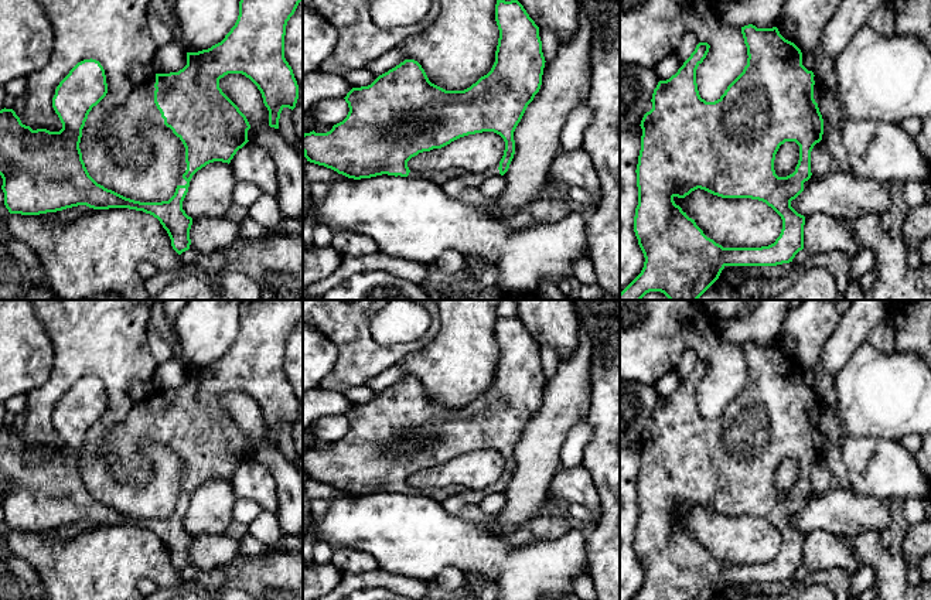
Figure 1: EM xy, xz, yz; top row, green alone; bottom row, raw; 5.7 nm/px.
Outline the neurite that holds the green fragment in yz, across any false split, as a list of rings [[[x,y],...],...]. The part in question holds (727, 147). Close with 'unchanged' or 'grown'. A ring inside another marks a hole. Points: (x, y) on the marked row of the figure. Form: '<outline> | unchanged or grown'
[[[753,24],[741,27],[747,47],[747,65],[715,102],[700,98],[696,83],[696,69],[706,58],[710,45],[699,42],[690,57],[675,75],[659,81],[652,93],[652,109],[641,120],[641,150],[637,164],[638,205],[634,217],[634,232],[644,253],[641,273],[620,293],[620,300],[641,300],[649,292],[661,292],[669,300],[698,300],[720,276],[726,266],[777,266],[790,263],[804,249],[805,217],[798,214],[791,201],[802,191],[811,178],[811,151],[822,140],[823,119],[818,108],[821,85],[812,71],[802,65],[802,52],[785,40],[777,27],[757,28]],[[785,142],[799,146],[799,160],[795,171],[778,177],[774,170],[775,154]],[[695,190],[705,190],[722,198],[751,198],[765,202],[782,219],[782,229],[774,243],[761,248],[723,248],[707,238],[673,198],[685,198]]] | grown

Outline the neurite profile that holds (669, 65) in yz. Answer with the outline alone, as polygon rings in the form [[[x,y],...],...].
[[[678,51],[659,61],[654,68],[658,81],[669,79],[672,75],[678,72],[678,69],[679,69]]]

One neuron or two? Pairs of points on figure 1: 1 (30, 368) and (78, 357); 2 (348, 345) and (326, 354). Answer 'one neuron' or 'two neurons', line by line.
1: two neurons
2: two neurons

